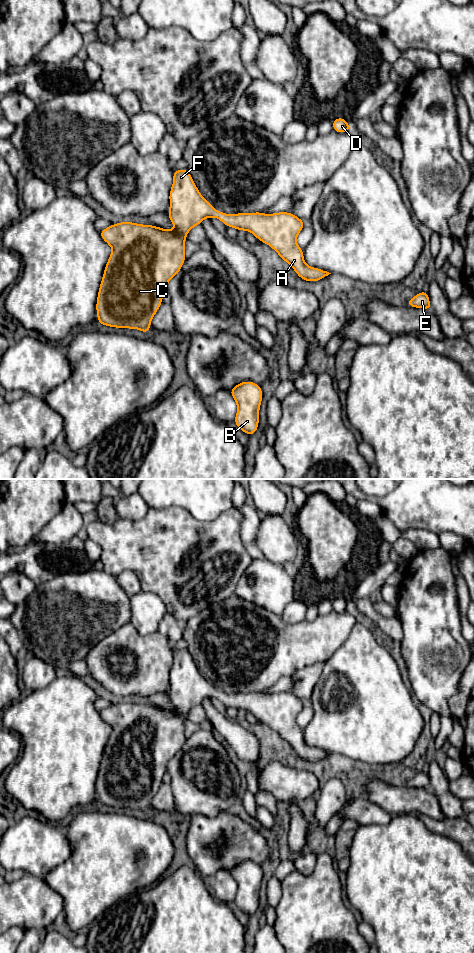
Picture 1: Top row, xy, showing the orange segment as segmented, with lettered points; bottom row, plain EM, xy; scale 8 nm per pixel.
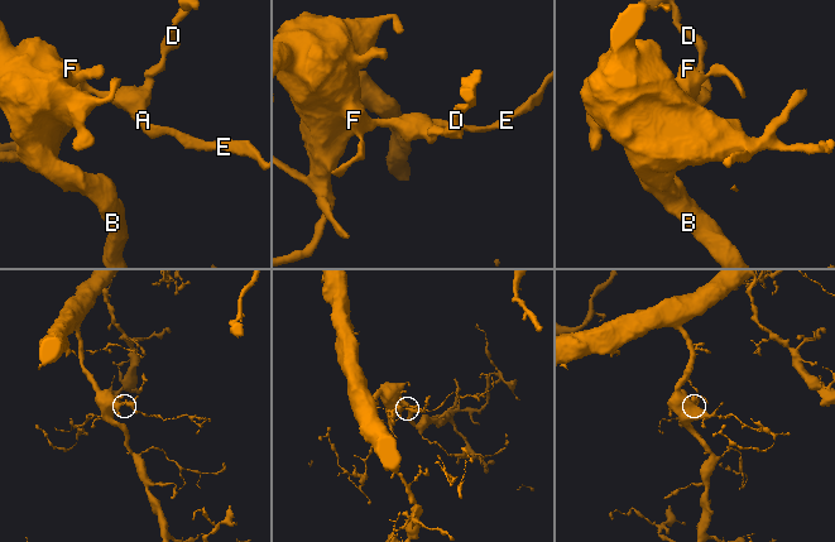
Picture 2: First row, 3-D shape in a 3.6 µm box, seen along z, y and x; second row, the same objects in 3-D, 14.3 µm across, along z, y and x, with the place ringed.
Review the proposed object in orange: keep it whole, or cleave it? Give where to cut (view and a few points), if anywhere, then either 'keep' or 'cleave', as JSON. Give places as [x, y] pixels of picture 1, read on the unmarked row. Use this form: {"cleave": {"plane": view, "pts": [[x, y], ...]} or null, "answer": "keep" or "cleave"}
{"cleave": null, "answer": "keep"}

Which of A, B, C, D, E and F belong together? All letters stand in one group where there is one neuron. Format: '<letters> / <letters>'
A B C D E F

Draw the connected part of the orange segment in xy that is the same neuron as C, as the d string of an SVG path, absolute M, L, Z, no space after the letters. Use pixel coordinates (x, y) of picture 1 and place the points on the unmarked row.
M187 649L174 650L173 658L173 665L169 673L170 687L167 694L175 706L173 710L125 700L99 711L101 718L111 726L112 732L98 770L96 780L98 802L96 804L113 808L138 809L148 814L151 801L163 783L162 779L167 772L169 760L180 752L186 740L186 716L205 698L216 697L226 707L233 707L241 712L244 710L251 712L259 721L275 730L303 761L315 762L331 754L305 743L303 729L296 722L305 702L296 695L291 692L225 694L217 691L202 676Z

